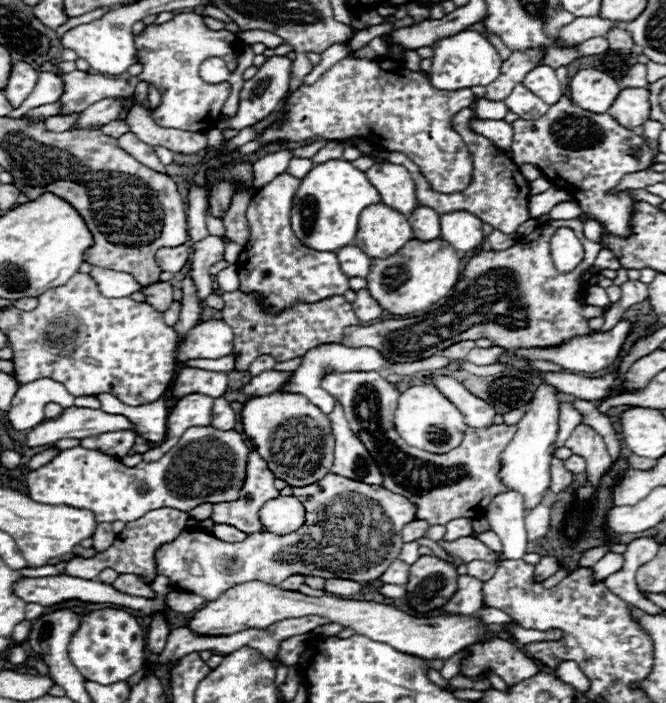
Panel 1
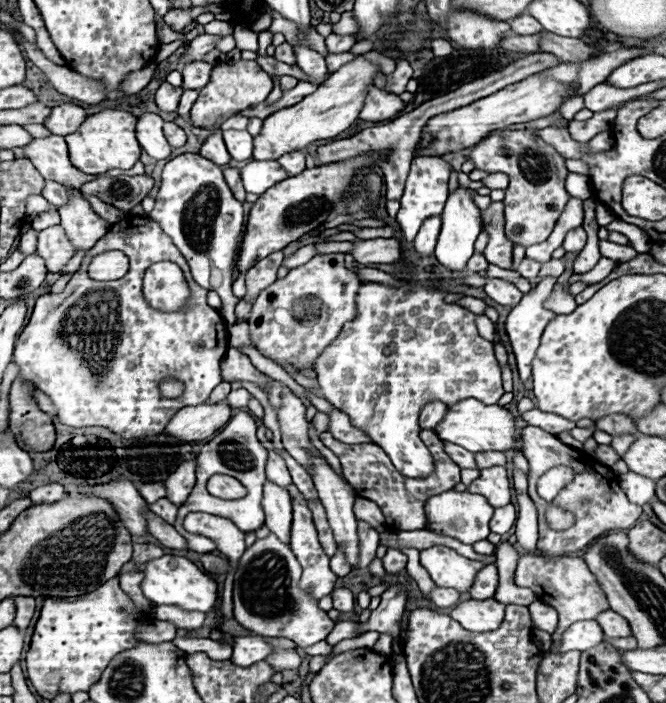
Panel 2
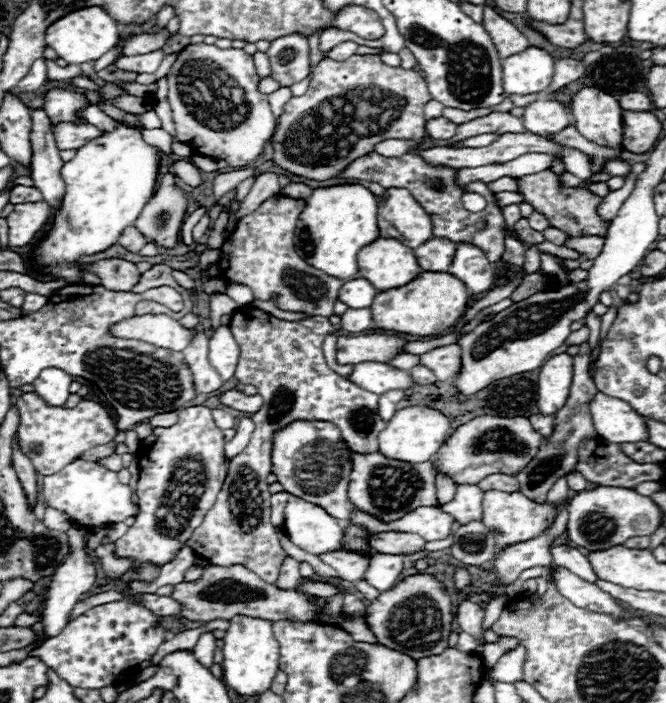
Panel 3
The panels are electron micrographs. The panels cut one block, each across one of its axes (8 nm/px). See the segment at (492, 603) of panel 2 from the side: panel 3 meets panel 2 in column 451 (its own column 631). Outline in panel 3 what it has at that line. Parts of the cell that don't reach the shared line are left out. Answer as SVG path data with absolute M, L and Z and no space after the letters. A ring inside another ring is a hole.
M554 566L548 572L548 578L552 578L554 586L560 590L560 594L568 600L572 600L572 604L580 606L580 608L590 608L592 612L606 612L606 614L614 614L614 616L632 616L632 612L628 612L626 608L622 608L616 600L612 600L612 596L608 596L606 592L600 592L600 588L596 588L596 584L588 584L584 580L580 580L576 574L568 572L566 568Z

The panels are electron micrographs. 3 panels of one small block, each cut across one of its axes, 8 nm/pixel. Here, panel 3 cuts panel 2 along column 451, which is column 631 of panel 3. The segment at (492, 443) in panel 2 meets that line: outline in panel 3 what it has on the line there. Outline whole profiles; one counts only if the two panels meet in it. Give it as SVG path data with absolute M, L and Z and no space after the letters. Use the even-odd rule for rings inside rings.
M598 392L590 402L590 416L598 436L610 442L642 442L648 440L642 416L624 400Z

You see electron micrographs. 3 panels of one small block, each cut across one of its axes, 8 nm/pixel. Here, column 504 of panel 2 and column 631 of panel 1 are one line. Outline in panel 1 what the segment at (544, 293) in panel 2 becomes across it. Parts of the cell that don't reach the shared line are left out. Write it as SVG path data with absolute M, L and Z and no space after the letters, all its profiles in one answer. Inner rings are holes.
M620 320L610 332L592 332L588 336L580 336L576 340L570 340L568 344L562 344L560 348L546 348L546 350L518 348L516 352L530 358L530 360L548 360L548 362L560 364L562 368L566 368L570 372L600 372L600 370L610 368L616 362L616 358L622 350L622 344L626 342L630 330L632 330L632 322L630 320Z

